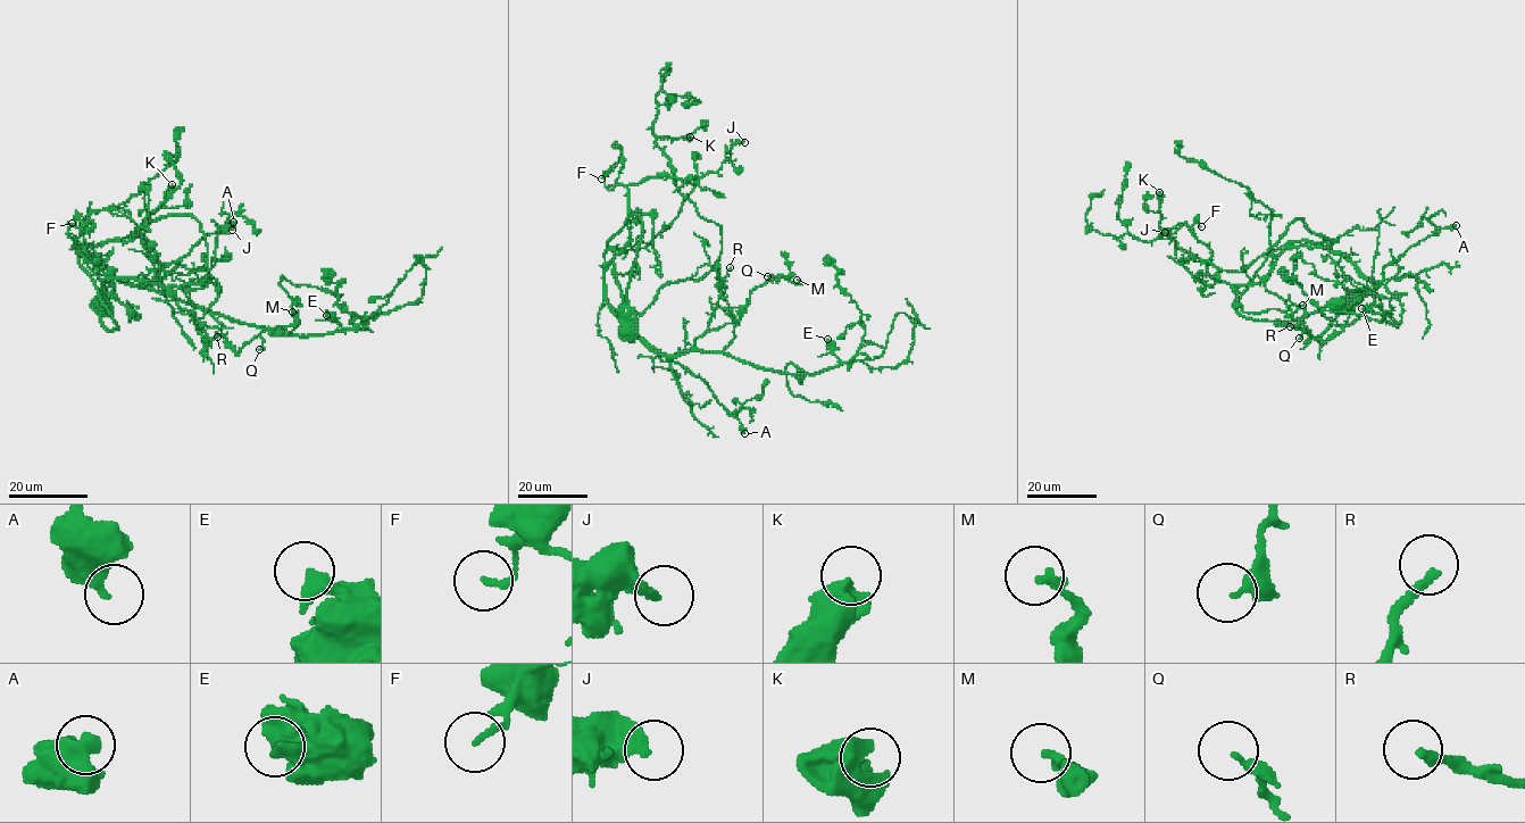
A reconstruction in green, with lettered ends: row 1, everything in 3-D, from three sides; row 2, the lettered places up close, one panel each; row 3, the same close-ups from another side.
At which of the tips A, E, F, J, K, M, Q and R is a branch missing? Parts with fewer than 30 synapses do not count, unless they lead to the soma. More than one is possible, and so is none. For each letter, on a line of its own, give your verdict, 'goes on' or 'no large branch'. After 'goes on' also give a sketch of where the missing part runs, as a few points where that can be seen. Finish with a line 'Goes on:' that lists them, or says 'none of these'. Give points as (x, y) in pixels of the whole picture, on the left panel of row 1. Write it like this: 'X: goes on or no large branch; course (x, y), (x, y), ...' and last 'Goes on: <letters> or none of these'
A: no large branch
E: no large branch
F: no large branch
J: no large branch
K: no large branch
M: no large branch
Q: no large branch
R: goes on; course (217, 337), (227, 329), (228, 322), (230, 272), (223, 243), (230, 209)
Goes on: R

